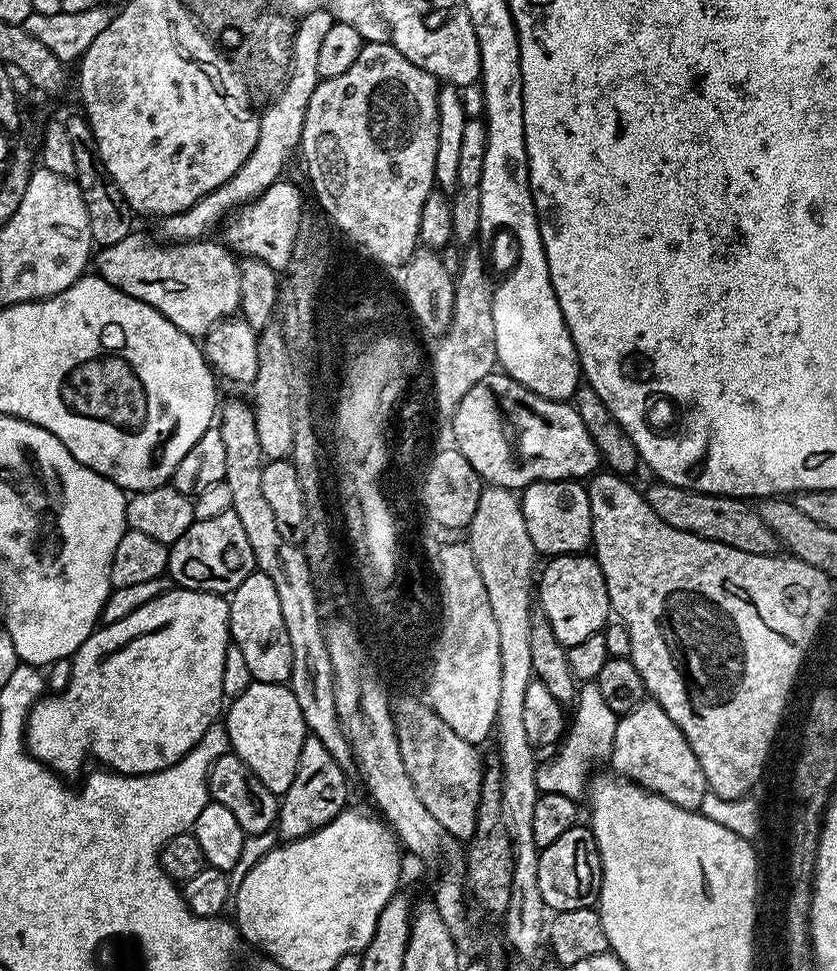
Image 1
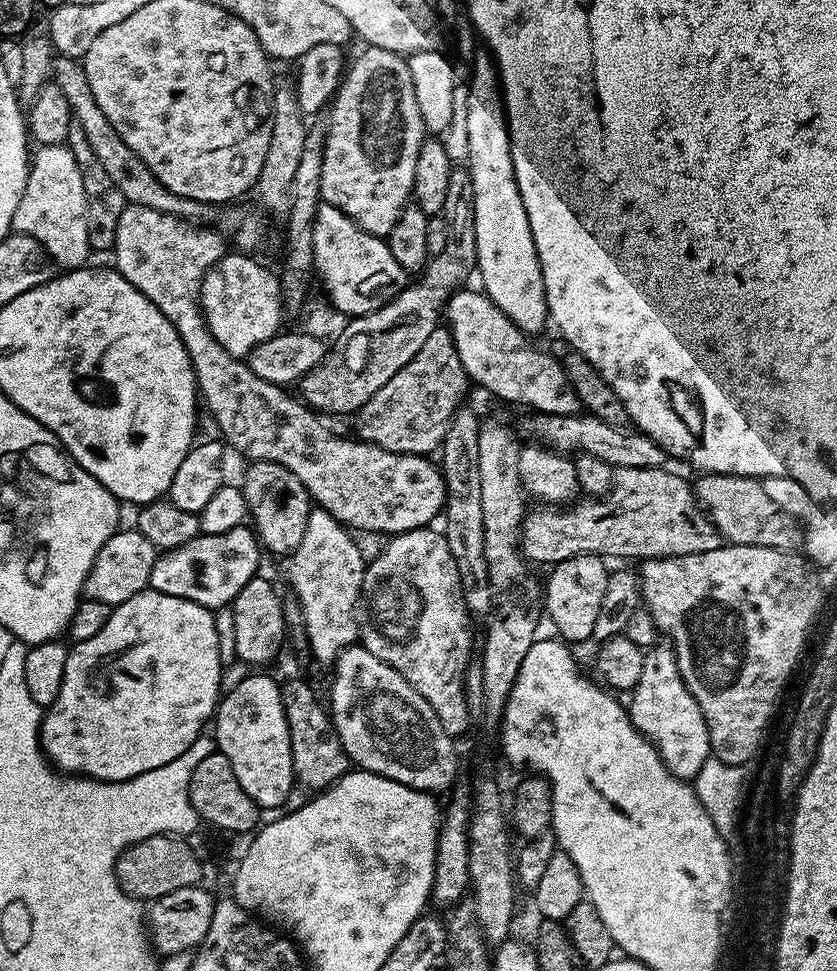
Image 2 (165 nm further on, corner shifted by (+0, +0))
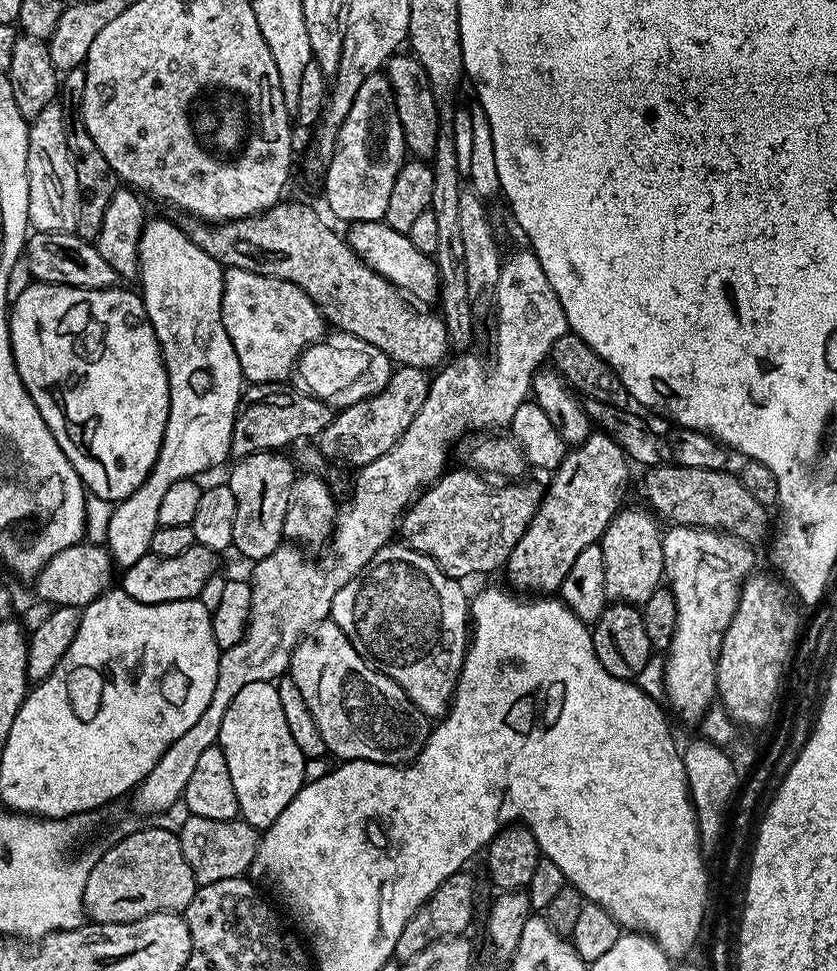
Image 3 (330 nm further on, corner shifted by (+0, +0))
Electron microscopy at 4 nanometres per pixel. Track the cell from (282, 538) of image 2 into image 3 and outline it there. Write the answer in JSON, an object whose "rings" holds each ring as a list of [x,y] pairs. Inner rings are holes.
{"rings":[[[280,450],[255,452],[237,459],[232,473],[226,477],[227,486],[234,494],[236,503],[232,548],[240,551],[248,562],[274,554],[274,550],[278,550],[285,539],[286,510],[290,506],[292,484],[296,481],[298,472],[294,464],[292,469],[291,462],[284,455]]]}

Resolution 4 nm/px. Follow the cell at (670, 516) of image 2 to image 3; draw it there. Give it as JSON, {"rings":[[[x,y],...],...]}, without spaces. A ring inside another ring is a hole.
{"rings":[[[460,468],[457,472],[449,471],[424,489],[409,504],[408,511],[398,525],[403,543],[429,556],[445,574],[461,582],[467,581],[467,576],[472,576],[475,572],[492,572],[495,568],[503,569],[507,565],[510,550],[514,550],[514,546],[518,546],[518,538],[526,534],[526,526],[530,526],[542,499],[541,485],[539,488],[536,484],[504,482],[499,488],[496,484],[487,484],[483,475],[465,468]]]}

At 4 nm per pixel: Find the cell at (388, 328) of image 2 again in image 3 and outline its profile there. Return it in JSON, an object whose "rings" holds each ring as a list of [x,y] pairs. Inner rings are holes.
{"rings":[[[287,383],[279,384],[254,384],[245,387],[242,393],[242,407],[236,414],[234,422],[234,434],[232,435],[232,456],[243,458],[255,452],[270,452],[273,450],[287,449],[287,444],[295,440],[304,440],[307,436],[319,437],[326,426],[330,426],[334,415],[333,409],[326,402],[322,402],[317,396],[310,396],[299,387],[287,388]]]}

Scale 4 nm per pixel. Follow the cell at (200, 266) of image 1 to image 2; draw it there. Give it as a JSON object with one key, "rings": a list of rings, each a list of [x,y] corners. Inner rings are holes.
{"rings":[[[226,254],[204,276],[202,311],[210,334],[231,356],[247,357],[248,353],[281,331],[282,307],[280,282],[275,271],[263,268],[248,254]]]}

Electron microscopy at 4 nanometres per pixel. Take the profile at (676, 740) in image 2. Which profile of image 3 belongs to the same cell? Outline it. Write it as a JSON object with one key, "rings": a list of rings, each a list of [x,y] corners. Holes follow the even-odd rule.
{"rings":[[[672,526],[662,536],[662,558],[666,573],[667,587],[671,588],[676,603],[676,625],[674,638],[666,649],[664,661],[664,696],[668,700],[667,707],[672,707],[671,715],[684,724],[699,725],[709,708],[717,699],[716,694],[716,653],[722,646],[724,631],[736,613],[740,601],[740,588],[745,580],[753,575],[756,556],[749,545],[741,540],[735,540],[725,532],[711,528],[682,528]]]}

